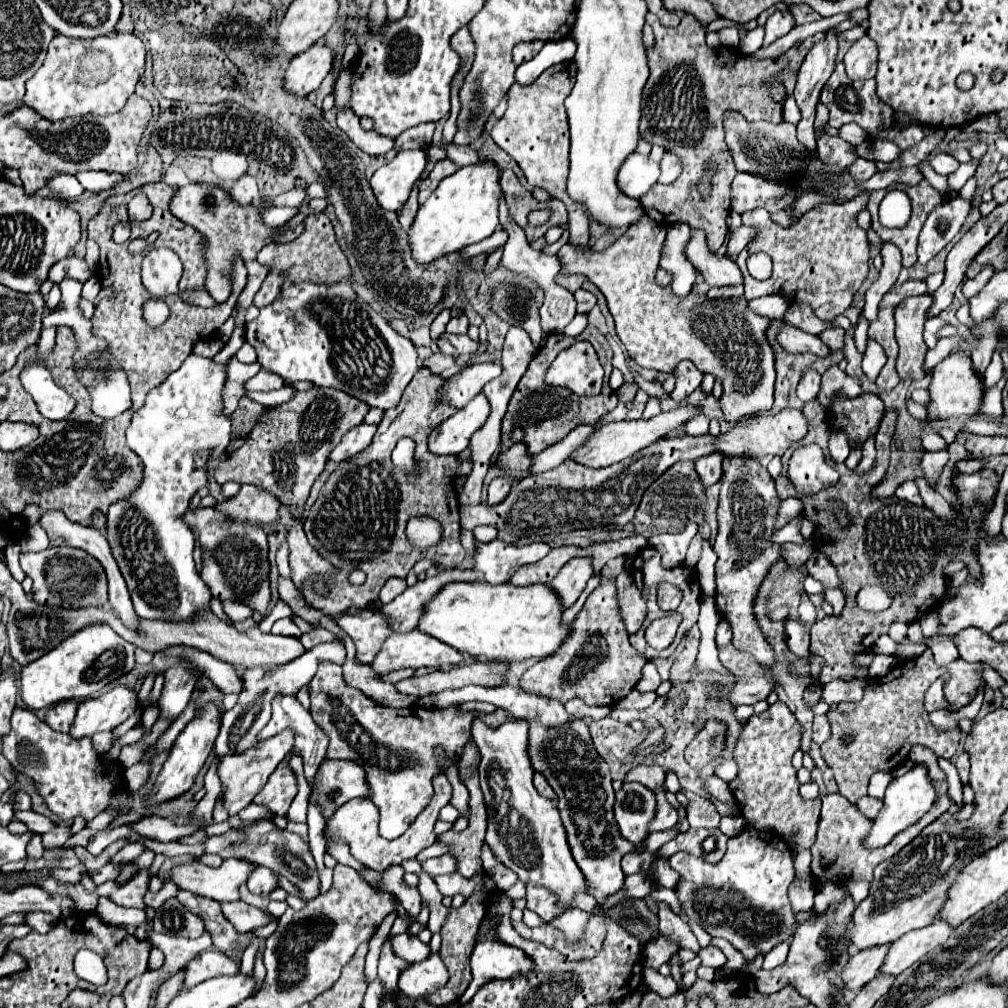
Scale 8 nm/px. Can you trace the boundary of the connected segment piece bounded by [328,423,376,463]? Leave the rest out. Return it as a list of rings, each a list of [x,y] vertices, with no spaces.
[[[360,423],[358,427],[350,429],[342,441],[334,447],[334,451],[330,453],[328,457],[328,463],[340,463],[344,459],[350,459],[354,457],[356,453],[360,453],[362,449],[366,449],[368,443],[372,443],[372,437],[376,433],[376,425],[366,425],[366,423]]]

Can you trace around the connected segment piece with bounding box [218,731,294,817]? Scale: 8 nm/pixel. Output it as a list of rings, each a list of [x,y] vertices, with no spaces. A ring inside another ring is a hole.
[[[282,731],[262,743],[256,743],[242,755],[218,757],[218,777],[220,777],[222,789],[224,789],[220,795],[220,803],[224,805],[224,809],[228,811],[230,817],[254,801],[254,795],[258,791],[262,791],[262,787],[266,785],[266,779],[274,773],[274,767],[278,767],[278,763],[284,759],[284,755],[288,755],[288,751],[292,749],[292,743],[294,743],[294,735],[290,731]]]

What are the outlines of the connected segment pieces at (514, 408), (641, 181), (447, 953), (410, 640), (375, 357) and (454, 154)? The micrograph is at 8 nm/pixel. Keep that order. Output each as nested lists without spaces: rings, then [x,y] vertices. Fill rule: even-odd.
[[[550,333],[544,347],[538,351],[534,361],[528,365],[522,381],[518,383],[518,389],[516,389],[514,397],[510,399],[508,411],[506,411],[504,421],[502,421],[502,449],[508,447],[510,443],[524,441],[528,445],[528,451],[532,451],[532,455],[538,455],[548,445],[554,445],[554,443],[562,441],[574,427],[578,427],[582,423],[596,425],[606,413],[610,413],[616,407],[616,403],[618,403],[616,391],[610,389],[606,379],[604,379],[604,387],[602,387],[600,395],[596,395],[596,397],[580,397],[580,399],[576,399],[578,405],[574,405],[574,395],[564,387],[550,387],[548,391],[540,391],[540,389],[544,389],[542,377],[544,377],[546,367],[560,353],[560,349],[570,347],[572,343],[574,343],[574,337],[568,337],[564,333]],[[518,427],[520,427],[522,437],[518,437]]]
[[[632,153],[618,171],[618,187],[628,197],[638,199],[658,183],[658,175],[660,175],[660,169],[656,161],[652,161],[650,157]]]
[[[474,891],[474,895],[470,895],[466,899],[466,903],[460,909],[450,909],[450,915],[446,917],[446,923],[440,931],[442,935],[442,947],[440,947],[440,957],[450,973],[450,981],[438,989],[434,995],[430,995],[430,1003],[436,1005],[450,1005],[454,1001],[460,999],[460,995],[466,991],[466,987],[470,985],[470,955],[474,949],[474,939],[478,933],[478,925],[486,913],[486,901],[488,895],[482,891]]]
[[[418,629],[408,633],[392,633],[378,657],[372,661],[372,669],[376,673],[388,673],[400,667],[444,667],[444,665],[460,665],[464,655],[454,651],[450,645],[426,635]]]
[[[284,283],[282,295],[274,303],[262,307],[260,317],[246,325],[246,341],[256,347],[262,369],[274,371],[290,381],[312,381],[318,387],[342,389],[370,407],[396,407],[406,385],[418,371],[416,347],[412,341],[398,335],[368,303],[362,303],[350,283],[336,283],[330,287],[314,283]],[[336,359],[346,361],[348,367],[338,367]]]
[[[448,143],[444,147],[444,151],[446,151],[446,157],[450,157],[458,167],[468,165],[468,163],[478,163],[478,159],[480,159],[476,155],[476,151],[472,151],[470,147],[456,147],[454,143]]]

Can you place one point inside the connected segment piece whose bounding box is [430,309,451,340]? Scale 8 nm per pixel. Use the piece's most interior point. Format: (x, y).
(438, 326)

